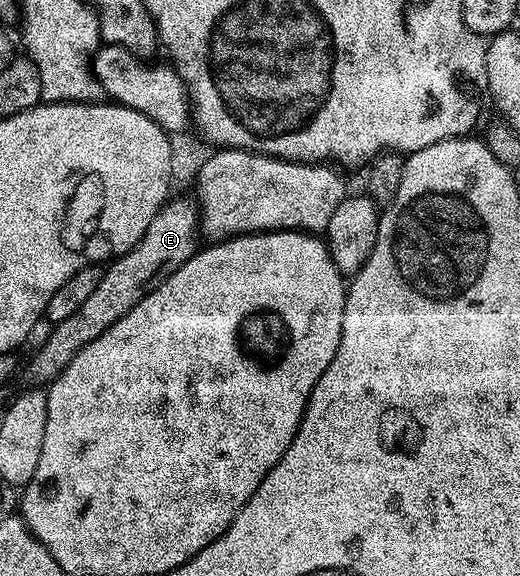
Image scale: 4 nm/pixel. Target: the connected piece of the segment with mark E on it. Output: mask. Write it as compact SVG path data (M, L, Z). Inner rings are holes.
M191 196L176 197L164 202L164 206L154 215L150 227L146 227L146 235L138 239L138 243L129 253L123 253L121 257L115 258L105 268L102 275L102 283L70 319L55 322L52 334L40 345L40 350L32 357L28 365L28 377L33 386L44 387L55 381L58 374L68 366L70 359L86 347L86 343L94 343L102 331L114 327L122 315L126 315L150 291L154 291L169 277L182 263L189 261L198 251L196 245L196 233L198 237L198 226L201 216L198 205Z

